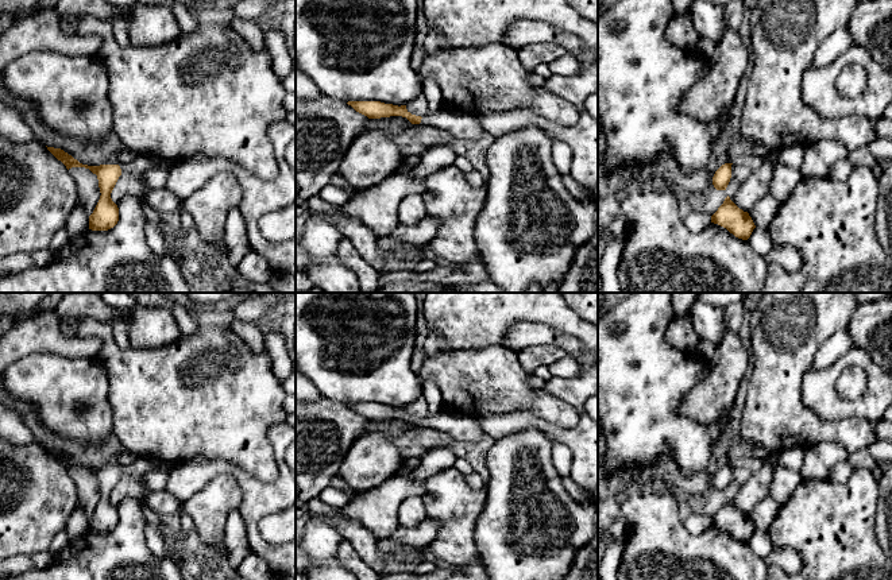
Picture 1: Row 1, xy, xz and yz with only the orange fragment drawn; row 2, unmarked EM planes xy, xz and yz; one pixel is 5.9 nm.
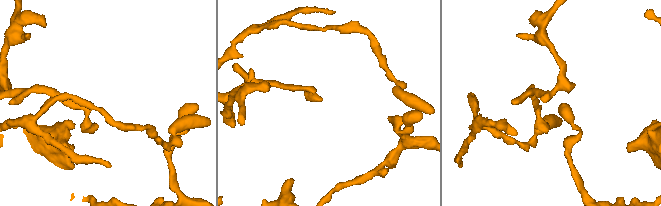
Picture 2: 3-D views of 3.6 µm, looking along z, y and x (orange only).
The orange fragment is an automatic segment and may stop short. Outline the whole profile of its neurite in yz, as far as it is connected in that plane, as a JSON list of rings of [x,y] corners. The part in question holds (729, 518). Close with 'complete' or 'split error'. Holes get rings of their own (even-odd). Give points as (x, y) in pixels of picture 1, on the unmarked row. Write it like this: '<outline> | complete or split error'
[[[729,498],[711,518],[711,525],[726,530],[730,535],[742,542],[748,542],[756,530],[749,515],[740,511]]] | complete

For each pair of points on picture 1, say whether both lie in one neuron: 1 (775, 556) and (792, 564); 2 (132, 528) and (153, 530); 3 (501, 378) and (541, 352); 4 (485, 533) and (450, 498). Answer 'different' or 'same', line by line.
1: same
2: different
3: different
4: different

